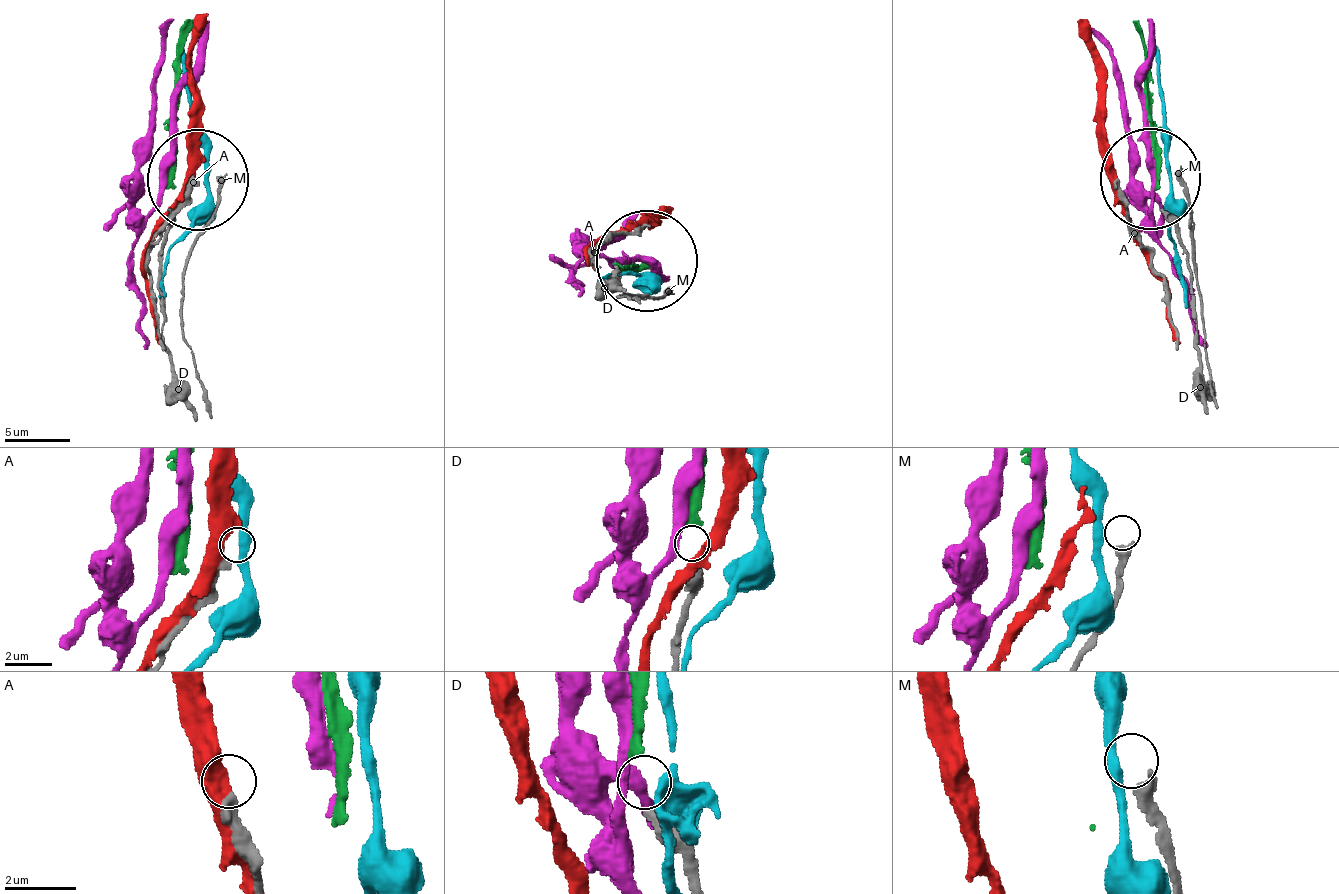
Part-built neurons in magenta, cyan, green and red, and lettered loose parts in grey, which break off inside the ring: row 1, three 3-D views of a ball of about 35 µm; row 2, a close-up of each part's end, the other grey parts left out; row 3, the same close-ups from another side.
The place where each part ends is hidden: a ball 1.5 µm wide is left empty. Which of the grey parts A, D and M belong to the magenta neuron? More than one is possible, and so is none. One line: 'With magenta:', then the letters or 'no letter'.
With magenta: no letter

